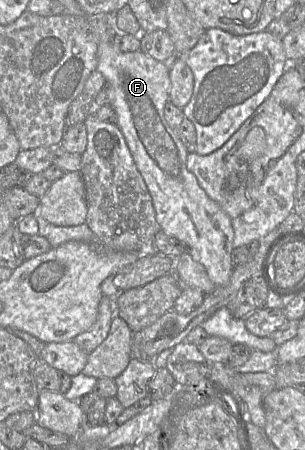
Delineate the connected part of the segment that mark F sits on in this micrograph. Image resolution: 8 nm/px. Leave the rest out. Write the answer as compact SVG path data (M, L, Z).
M110 31L109 33L101 34L98 42L98 51L97 51L97 58L98 63L96 67L96 71L100 72L106 79L106 85L108 86L108 95L110 105L113 107L116 115L117 115L117 125L122 131L128 148L131 152L131 155L135 161L135 164L141 173L145 184L149 190L149 193L152 198L153 206L156 213L156 220L159 225L159 229L164 231L166 234L171 235L178 239L185 247L185 251L187 251L193 260L203 265L206 269L208 277L210 280L215 284L216 287L224 286L228 283L231 274L234 271L234 266L232 263L232 252L233 252L233 240L234 240L234 230L232 226L232 222L230 217L223 211L223 209L213 201L207 193L201 188L198 183L197 178L195 175L190 172L187 168L187 156L188 151L185 148L184 144L180 141L177 137L175 131L169 126L164 118L164 107L166 103L169 101L169 92L170 92L170 78L169 78L169 69L168 66L173 65L174 58L177 54L173 54L173 56L167 59L165 62L157 61L154 58L150 57L149 55L143 53L142 51L133 51L133 52L122 52L120 51L114 44L113 38L111 38Z

